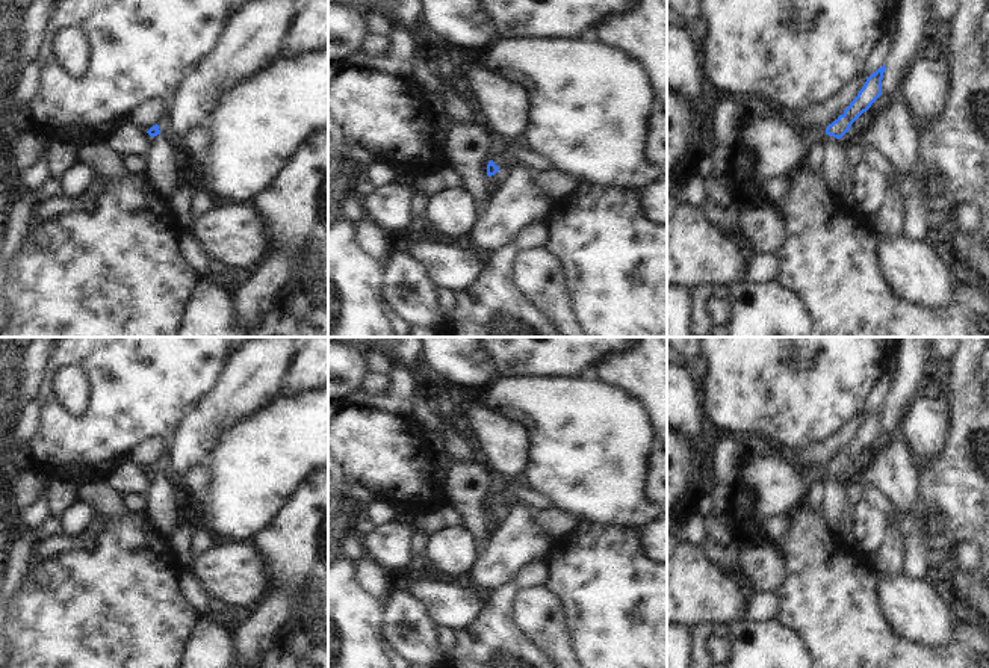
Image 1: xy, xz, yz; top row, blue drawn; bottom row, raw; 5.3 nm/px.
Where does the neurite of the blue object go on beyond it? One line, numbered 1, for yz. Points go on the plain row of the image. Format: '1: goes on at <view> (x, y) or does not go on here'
1: goes on at yz (835, 505)

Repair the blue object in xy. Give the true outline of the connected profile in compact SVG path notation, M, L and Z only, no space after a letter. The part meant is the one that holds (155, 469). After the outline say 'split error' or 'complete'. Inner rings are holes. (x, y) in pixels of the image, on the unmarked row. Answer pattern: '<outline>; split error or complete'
M157 462L153 464L147 472L153 476L147 491L147 514L156 529L169 538L174 527L180 521L172 499L174 485L171 485L168 479L160 473Z; split error

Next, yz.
M883 404L871 413L857 435L850 441L836 459L827 464L823 478L824 505L823 517L829 529L836 535L842 535L842 521L850 506L847 497L847 485L841 482L841 476L850 469L851 462L867 450L871 443L882 434L882 417L886 405Z; split error

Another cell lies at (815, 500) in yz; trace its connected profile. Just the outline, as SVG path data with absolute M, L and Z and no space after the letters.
M811 472L809 478L812 487L806 505L814 511L814 514L820 515L824 505L823 478L817 472Z

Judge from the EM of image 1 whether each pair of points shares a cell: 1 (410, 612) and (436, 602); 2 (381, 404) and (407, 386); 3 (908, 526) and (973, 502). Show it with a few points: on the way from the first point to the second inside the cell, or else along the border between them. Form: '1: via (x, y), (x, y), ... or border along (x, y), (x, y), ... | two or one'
1: border along (393, 588), (406, 588), (413, 594), (437, 626) | two
2: via (387, 402), (401, 392) | one
3: via (923, 510), (930, 502), (956, 502) | one

